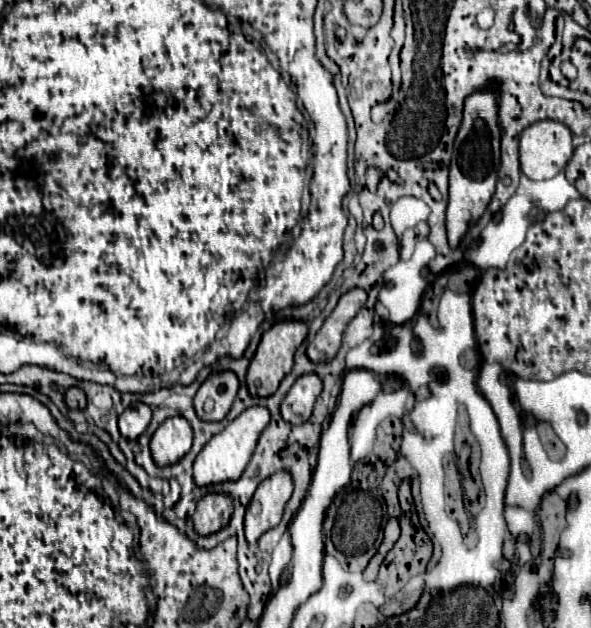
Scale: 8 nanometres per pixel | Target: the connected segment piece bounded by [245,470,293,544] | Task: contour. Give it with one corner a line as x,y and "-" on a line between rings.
279,470
259,484
245,514
245,536
249,544
257,542
263,532
281,522
283,508
291,498
291,492
293,480
287,470

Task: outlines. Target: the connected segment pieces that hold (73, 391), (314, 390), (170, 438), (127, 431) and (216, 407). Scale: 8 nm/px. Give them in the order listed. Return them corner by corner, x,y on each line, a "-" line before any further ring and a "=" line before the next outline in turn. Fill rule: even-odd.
73,386
65,392
65,402
69,408
75,408
75,410
85,410
85,406
87,406
85,392
79,386
=
309,372
299,376
299,380
291,386
287,396
281,402
281,414
291,424
303,424
309,420
313,412
313,404
321,394
323,382
317,374
=
183,416
167,418
151,438
151,456
157,464
167,466
179,462
191,450
193,430
=
139,402
131,408
127,408
121,416
119,416
119,430
125,438
129,440
137,440
145,428
149,426
149,420
151,420
151,406
=
231,370
211,372
195,396
197,414
207,422
223,420
237,396
237,390
239,390
239,380
235,372
-
207,398
213,400
213,410
205,410

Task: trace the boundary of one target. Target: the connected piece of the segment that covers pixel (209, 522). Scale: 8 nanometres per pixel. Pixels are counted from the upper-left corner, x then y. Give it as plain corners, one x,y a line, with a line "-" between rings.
223,494
203,496
197,502
197,510
193,514
193,524
197,534
207,536
221,530
223,526
227,526
231,512
233,512
231,496
223,496

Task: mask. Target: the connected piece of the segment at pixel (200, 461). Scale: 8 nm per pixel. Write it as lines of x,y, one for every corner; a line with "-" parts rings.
251,406
251,408
245,408
235,420
231,420
219,434
215,434
195,458
193,478
197,486
237,480
243,474
247,462
251,460
251,454
257,446
257,438
267,424
269,424
269,410
265,406

